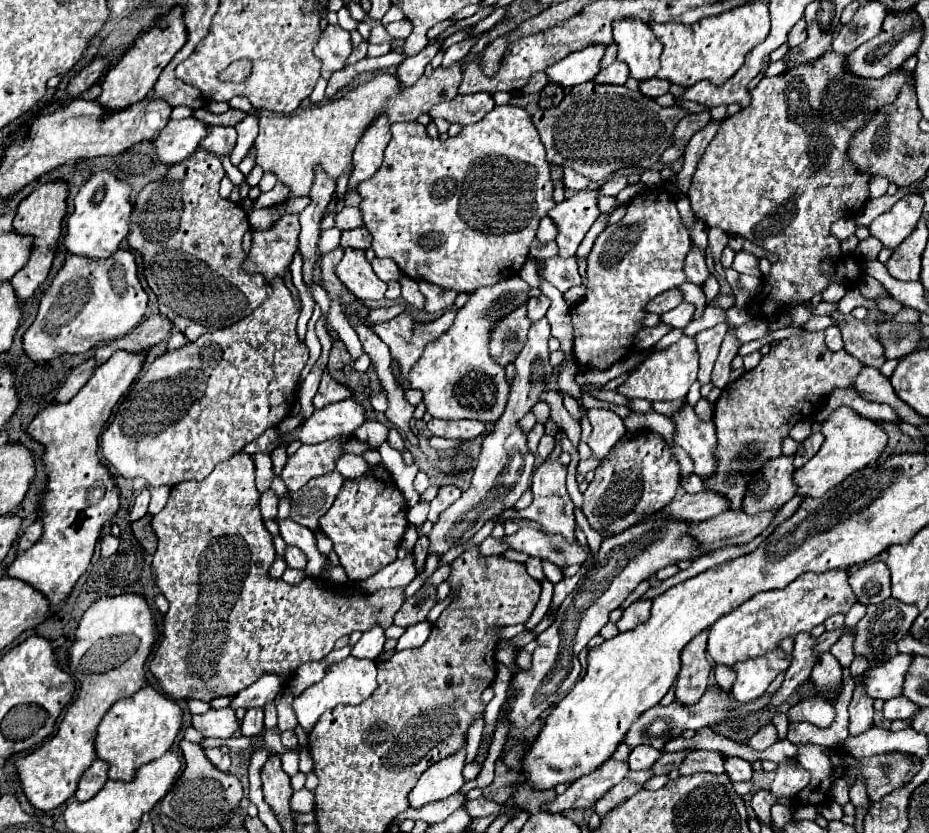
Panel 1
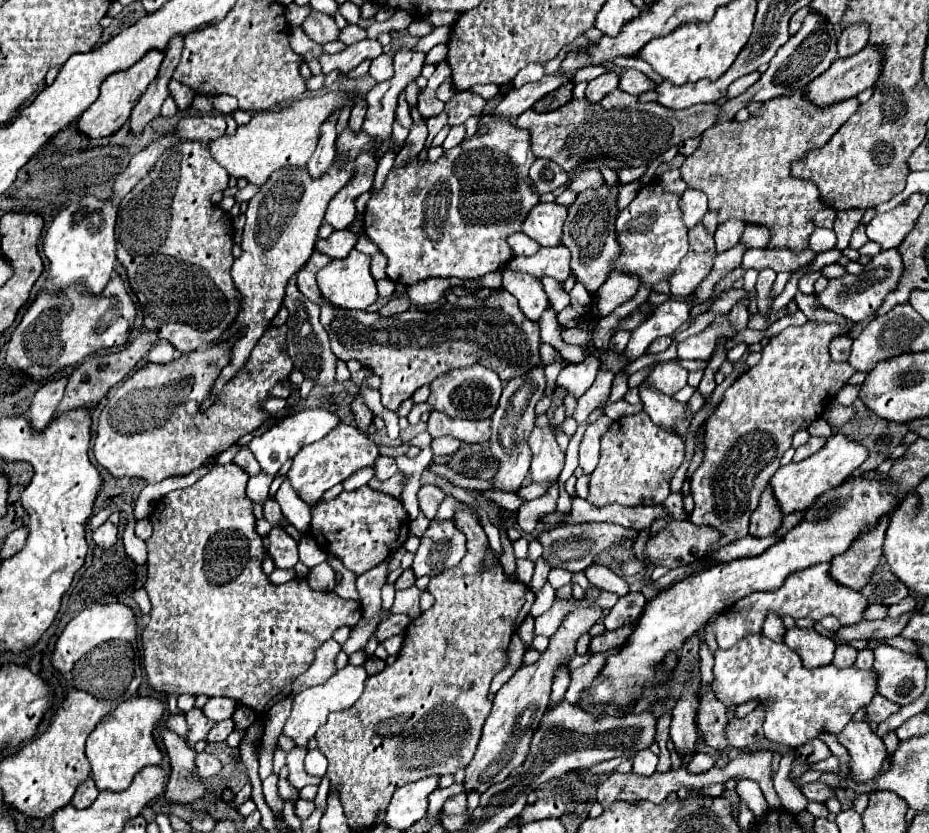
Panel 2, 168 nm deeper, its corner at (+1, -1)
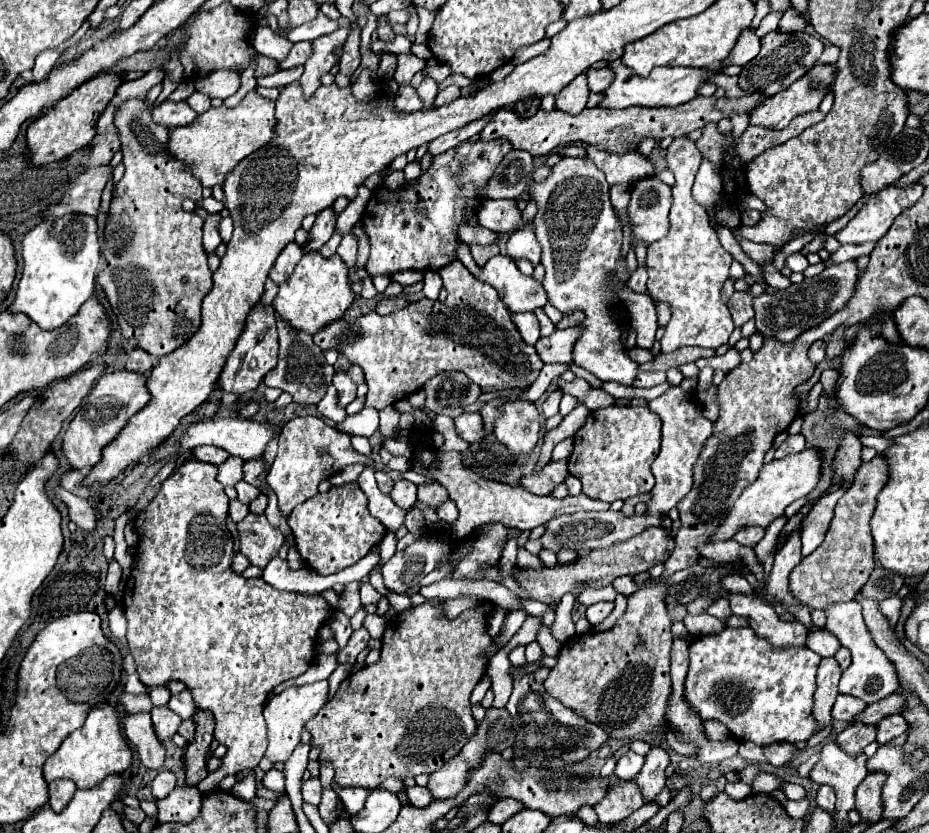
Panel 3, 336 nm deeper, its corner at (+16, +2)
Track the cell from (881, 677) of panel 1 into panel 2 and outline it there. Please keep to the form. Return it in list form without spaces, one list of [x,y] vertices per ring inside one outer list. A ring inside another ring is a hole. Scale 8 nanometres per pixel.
[[[755,633],[743,637],[727,651],[715,651],[711,687],[725,707],[747,701],[763,705],[765,737],[775,745],[793,749],[819,737],[823,731],[839,735],[853,713],[875,695],[875,675],[873,671],[859,671],[855,667],[837,669],[835,665],[807,669],[789,647],[767,639],[763,633]]]

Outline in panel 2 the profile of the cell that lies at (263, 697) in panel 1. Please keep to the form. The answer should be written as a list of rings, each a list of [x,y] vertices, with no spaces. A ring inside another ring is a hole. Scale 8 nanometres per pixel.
[[[215,697],[215,699],[209,699],[205,705],[203,705],[203,715],[207,715],[211,721],[223,721],[223,719],[229,719],[231,717],[231,711],[235,711],[237,703],[233,699],[225,699],[225,697]]]

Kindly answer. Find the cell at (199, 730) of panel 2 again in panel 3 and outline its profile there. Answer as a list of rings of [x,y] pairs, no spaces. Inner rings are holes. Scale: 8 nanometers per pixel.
[[[160,706],[160,708],[152,708],[152,722],[154,722],[154,730],[160,736],[160,740],[170,740],[176,732],[178,726],[182,724],[182,718],[176,716],[176,712],[172,712],[168,706]]]

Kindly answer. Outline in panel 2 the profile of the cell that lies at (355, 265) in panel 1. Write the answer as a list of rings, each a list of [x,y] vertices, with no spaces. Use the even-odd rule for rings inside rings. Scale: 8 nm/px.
[[[355,249],[345,259],[333,259],[329,265],[319,269],[317,285],[321,291],[323,303],[329,303],[329,305],[341,307],[341,309],[367,309],[377,299],[375,279],[369,273],[369,257]]]

